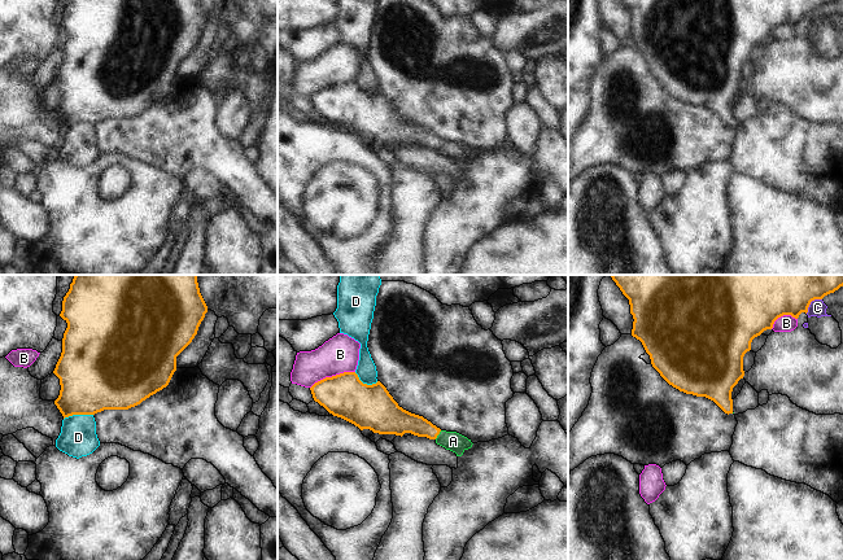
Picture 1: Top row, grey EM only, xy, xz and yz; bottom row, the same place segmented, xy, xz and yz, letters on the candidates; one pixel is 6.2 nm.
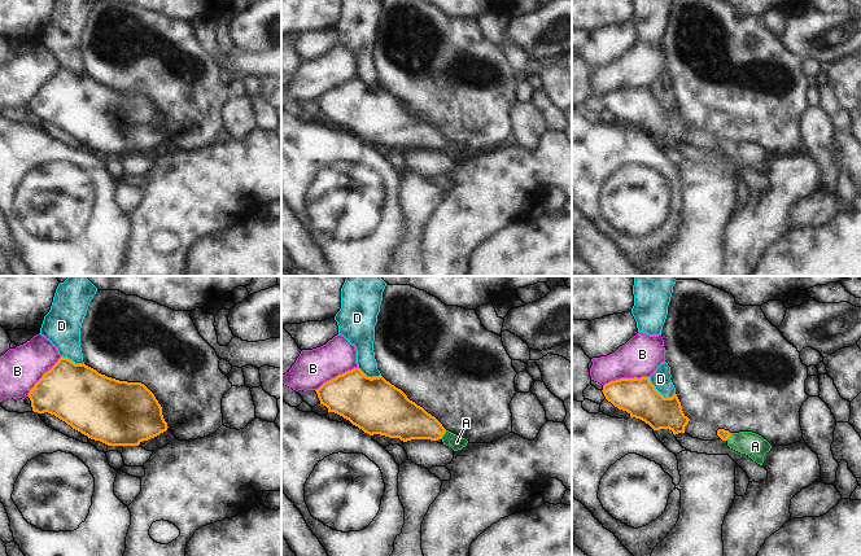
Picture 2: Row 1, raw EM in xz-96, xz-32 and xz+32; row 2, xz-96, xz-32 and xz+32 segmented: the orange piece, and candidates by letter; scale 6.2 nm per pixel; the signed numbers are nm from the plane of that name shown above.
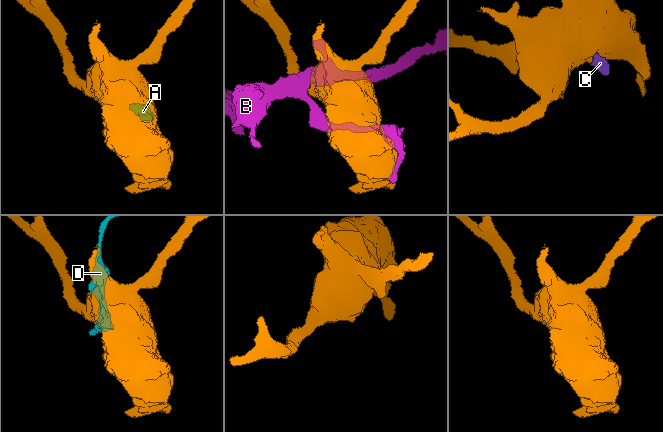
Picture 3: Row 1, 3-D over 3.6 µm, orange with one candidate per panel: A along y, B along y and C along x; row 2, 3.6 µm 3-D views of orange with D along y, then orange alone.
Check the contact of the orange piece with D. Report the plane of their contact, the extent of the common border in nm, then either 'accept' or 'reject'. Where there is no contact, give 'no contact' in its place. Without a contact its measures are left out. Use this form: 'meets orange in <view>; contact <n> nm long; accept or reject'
meets orange in xy; contact 190 nm long; reject

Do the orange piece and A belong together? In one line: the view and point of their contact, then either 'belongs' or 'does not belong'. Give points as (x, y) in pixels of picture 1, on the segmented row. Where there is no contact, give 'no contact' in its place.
meets orange in xz at (439, 433); belongs

